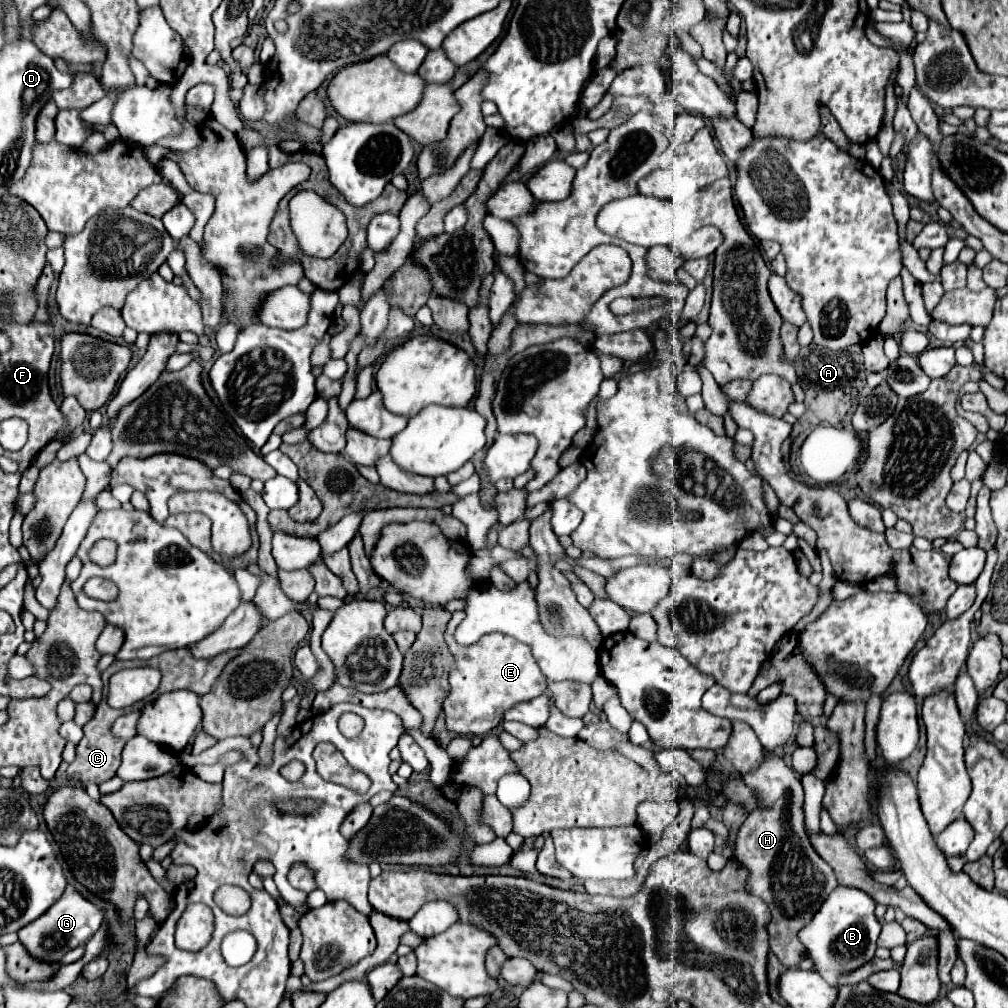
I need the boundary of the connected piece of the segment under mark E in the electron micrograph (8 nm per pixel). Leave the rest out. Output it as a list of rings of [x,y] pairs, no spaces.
[[[464,610],[454,612],[445,631],[445,643],[455,657],[455,669],[449,673],[449,695],[443,701],[443,711],[449,731],[471,737],[493,731],[495,727],[499,727],[507,709],[545,693],[547,679],[543,677],[543,671],[539,669],[531,647],[515,641],[515,637],[489,633],[471,647],[459,647],[455,643],[454,634],[465,617]]]

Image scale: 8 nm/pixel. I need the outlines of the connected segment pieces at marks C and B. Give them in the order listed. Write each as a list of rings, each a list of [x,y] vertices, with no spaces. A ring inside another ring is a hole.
[[[115,661],[111,667],[107,667],[103,671],[103,683],[105,683],[105,695],[103,695],[103,701],[97,705],[95,709],[95,715],[89,723],[85,723],[83,731],[83,739],[79,741],[77,745],[77,757],[75,761],[67,767],[67,775],[73,779],[73,781],[81,781],[81,783],[87,783],[87,781],[95,781],[95,783],[103,783],[107,779],[111,779],[119,765],[121,765],[121,751],[125,747],[125,741],[119,741],[119,737],[115,737],[111,733],[111,725],[115,723],[115,709],[107,705],[107,683],[109,683],[109,677],[121,669],[129,669],[129,667],[139,667],[139,665],[145,665],[141,661]]]
[[[839,885],[813,915],[813,919],[801,929],[799,939],[813,959],[817,971],[825,981],[837,985],[837,979],[875,957],[877,937],[881,933],[881,923],[875,917],[875,901],[861,889]]]

